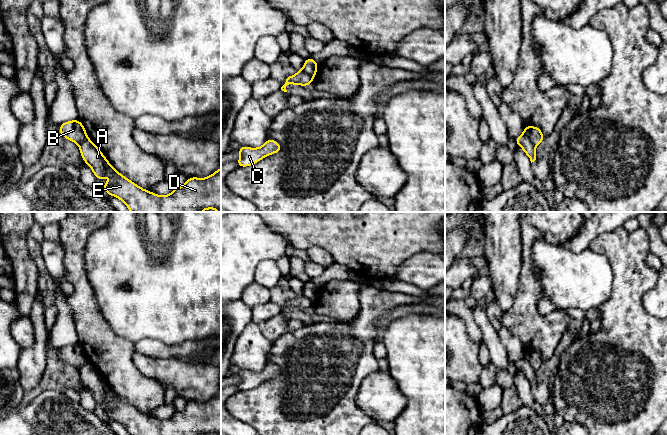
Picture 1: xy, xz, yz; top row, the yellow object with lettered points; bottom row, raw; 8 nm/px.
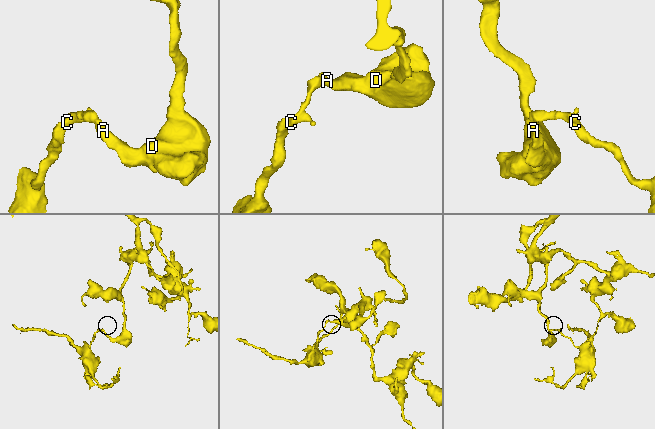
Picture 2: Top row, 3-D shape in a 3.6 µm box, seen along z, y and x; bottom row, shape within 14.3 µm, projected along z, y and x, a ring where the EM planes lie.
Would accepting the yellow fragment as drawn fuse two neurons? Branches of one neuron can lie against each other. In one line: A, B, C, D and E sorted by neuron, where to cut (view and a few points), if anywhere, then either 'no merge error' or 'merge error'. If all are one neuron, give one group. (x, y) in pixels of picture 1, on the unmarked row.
A D E / B C; cut in yz along (523, 357), (534, 370); merge error

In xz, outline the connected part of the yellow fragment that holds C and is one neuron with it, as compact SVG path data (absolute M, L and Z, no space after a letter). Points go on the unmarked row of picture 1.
M267 363L266 366L259 372L250 372L241 370L236 375L241 378L241 381L236 385L238 391L248 391L256 388L261 383L268 379L278 377L282 374L281 369L274 363Z

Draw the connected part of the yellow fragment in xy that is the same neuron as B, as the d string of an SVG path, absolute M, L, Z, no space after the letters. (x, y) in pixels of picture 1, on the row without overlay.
M79 343L61 347L59 357L78 369L88 362L87 356Z

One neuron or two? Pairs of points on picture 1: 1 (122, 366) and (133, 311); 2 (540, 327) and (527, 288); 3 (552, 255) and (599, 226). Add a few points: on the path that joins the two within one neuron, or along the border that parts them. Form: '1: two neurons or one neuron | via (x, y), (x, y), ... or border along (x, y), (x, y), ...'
1: two neurons | border along (109, 324), (117, 334), (130, 339), (134, 343)
2: one neuron | via (530, 317), (527, 314), (527, 298)
3: two neurons | border along (560, 244), (574, 251), (583, 251), (588, 248)

